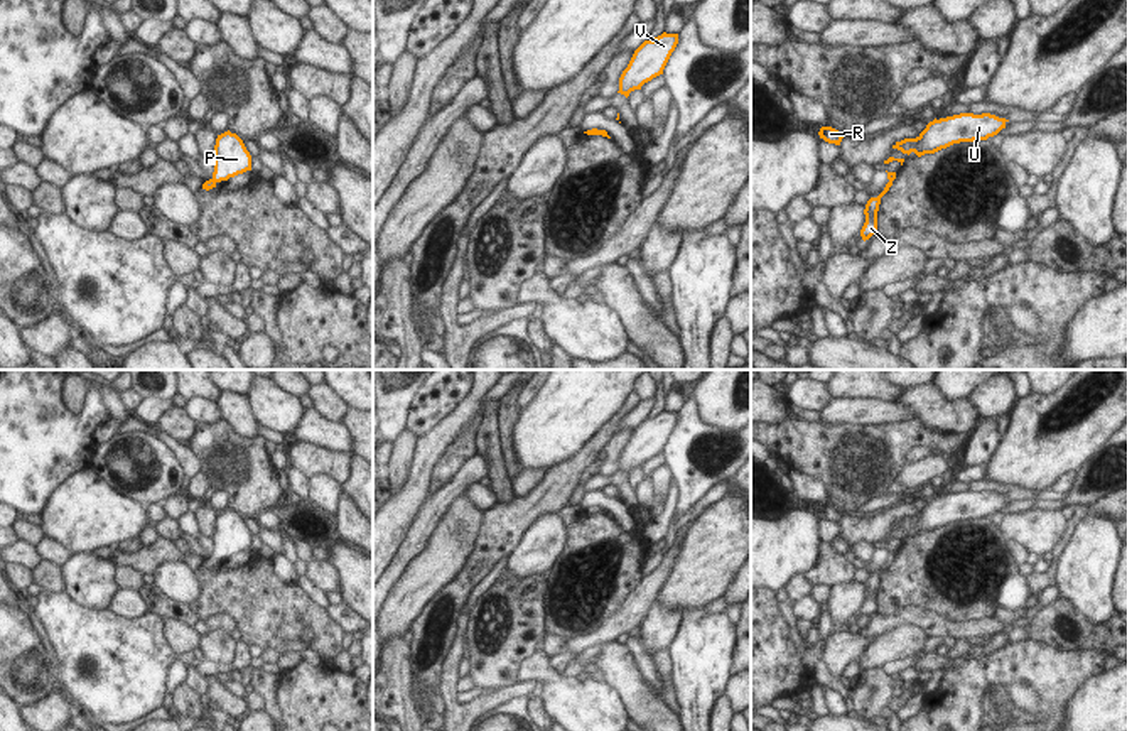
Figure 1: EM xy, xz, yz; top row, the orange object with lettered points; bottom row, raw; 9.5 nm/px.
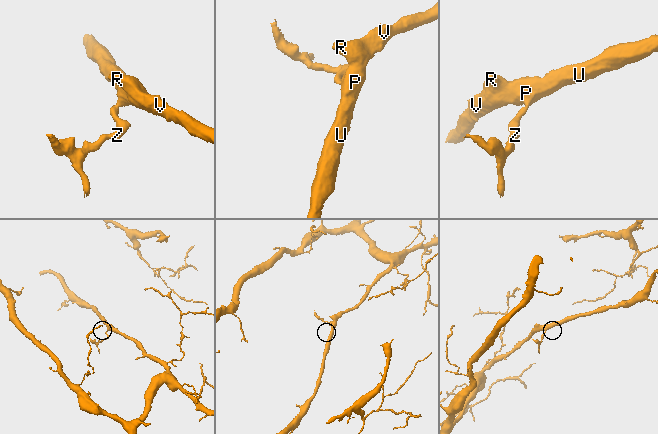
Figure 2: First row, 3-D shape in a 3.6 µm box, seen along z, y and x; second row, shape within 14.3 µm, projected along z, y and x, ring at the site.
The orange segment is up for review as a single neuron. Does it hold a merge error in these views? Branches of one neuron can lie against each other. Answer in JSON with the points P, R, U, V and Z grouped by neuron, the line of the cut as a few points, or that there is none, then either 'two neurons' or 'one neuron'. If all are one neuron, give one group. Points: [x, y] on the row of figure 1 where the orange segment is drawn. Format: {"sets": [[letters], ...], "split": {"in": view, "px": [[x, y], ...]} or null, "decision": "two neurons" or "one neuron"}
{"sets": [["P", "R", "U", "V", "Z"]], "split": null, "decision": "one neuron"}

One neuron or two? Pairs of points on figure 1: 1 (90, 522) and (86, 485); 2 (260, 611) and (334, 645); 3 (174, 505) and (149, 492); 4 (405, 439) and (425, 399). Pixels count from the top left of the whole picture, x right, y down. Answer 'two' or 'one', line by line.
1: one
2: one
3: two
4: two

